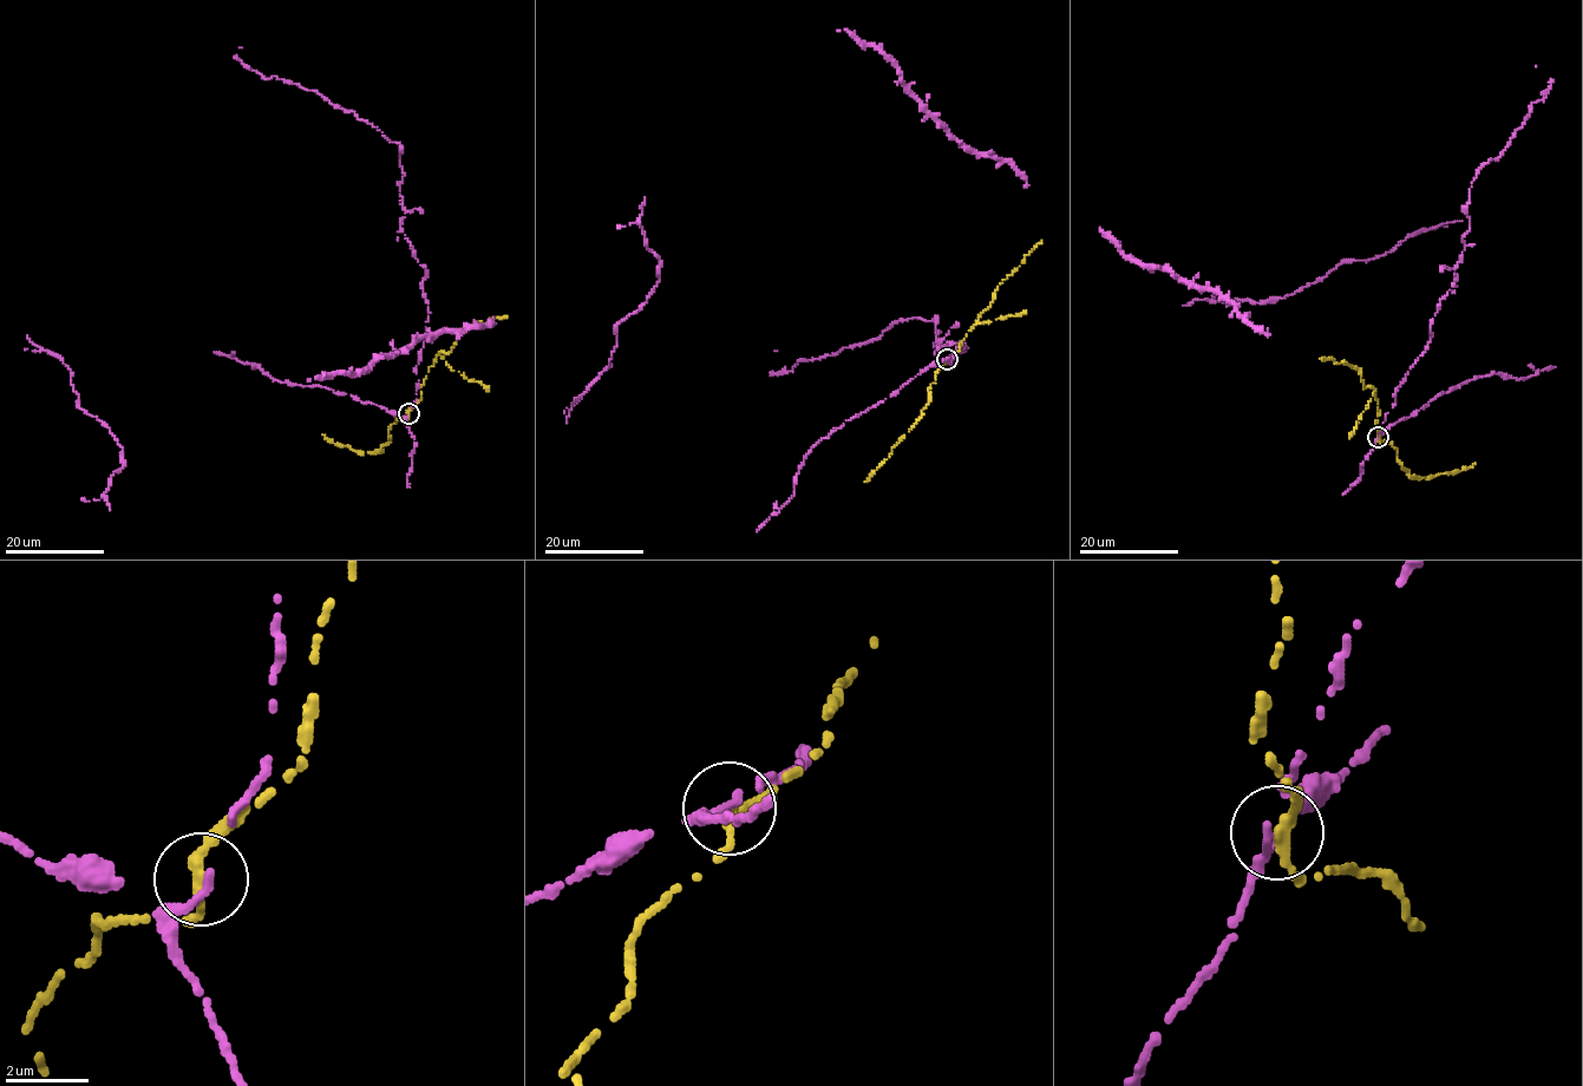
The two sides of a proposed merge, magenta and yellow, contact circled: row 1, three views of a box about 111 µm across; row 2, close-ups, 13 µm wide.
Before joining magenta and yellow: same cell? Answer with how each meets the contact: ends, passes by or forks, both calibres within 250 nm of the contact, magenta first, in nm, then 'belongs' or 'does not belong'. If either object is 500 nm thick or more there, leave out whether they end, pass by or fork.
magenta ends there; yellow passes by; 220 nm thick on the magenta side, 280 nm on the other; does not belong

